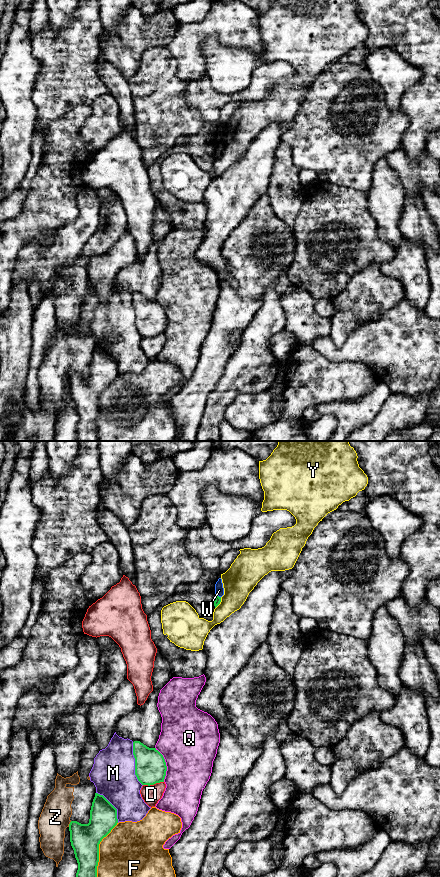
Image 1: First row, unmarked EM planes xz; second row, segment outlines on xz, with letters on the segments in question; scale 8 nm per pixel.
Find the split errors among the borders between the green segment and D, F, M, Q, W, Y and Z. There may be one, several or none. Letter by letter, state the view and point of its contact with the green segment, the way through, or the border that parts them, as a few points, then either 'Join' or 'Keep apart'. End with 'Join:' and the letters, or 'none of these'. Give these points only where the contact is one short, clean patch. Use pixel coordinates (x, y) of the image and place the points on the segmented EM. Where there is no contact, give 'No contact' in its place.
D: Touches green at xz (153, 784). Keep apart
F: Touches green at xz (98, 849). Keep apart
M: Touches green at xz (135, 764). Keep apart
Q: Touches green at xz (165, 764). Keep apart
W: Touches green at xz (218, 596). Boundary: xz (216, 595), (220, 597). Keep apart
Y: Touches green at xz (219, 603). Keep apart
Z: Touches green at xz (69, 824). Keep apart
Join: none of these

